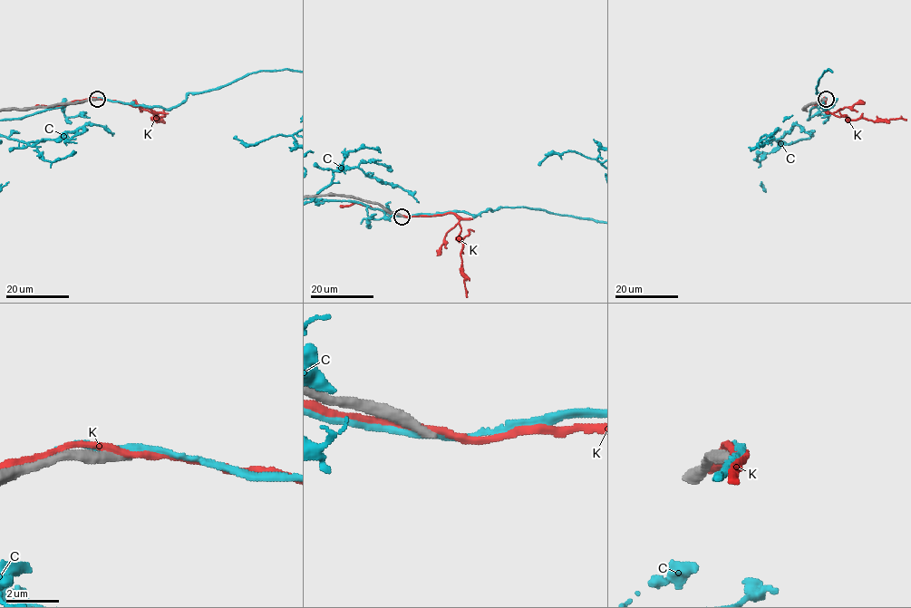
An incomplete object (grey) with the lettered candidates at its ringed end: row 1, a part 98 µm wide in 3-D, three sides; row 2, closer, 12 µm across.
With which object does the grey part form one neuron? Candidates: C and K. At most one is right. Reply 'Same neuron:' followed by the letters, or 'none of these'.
Same neuron: none of these

